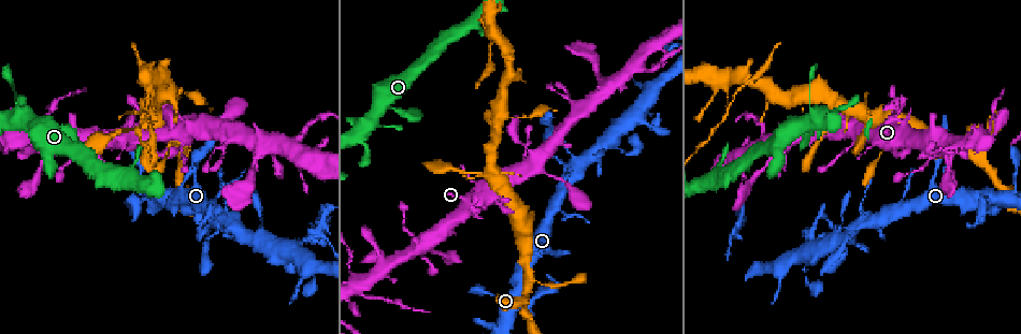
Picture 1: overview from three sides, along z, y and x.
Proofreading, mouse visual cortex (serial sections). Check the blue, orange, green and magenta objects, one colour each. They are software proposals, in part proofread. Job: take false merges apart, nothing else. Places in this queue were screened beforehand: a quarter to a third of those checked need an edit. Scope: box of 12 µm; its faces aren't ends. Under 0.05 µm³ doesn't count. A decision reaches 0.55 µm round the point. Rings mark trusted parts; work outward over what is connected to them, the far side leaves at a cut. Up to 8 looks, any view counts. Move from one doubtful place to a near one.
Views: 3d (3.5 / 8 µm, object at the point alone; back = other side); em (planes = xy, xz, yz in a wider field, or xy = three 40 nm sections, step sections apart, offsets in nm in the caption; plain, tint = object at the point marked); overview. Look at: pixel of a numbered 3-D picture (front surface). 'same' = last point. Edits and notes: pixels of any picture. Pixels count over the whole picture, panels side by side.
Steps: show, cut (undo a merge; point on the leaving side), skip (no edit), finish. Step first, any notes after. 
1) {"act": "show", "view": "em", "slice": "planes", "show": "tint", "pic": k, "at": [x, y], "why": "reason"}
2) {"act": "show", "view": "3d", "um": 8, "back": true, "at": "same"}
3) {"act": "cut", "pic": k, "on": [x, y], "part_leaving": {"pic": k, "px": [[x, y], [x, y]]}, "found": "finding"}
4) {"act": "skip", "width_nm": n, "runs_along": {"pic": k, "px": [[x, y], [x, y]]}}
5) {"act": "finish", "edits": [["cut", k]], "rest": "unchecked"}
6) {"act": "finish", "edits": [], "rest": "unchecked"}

{"act": "show", "view": "3d", "um": 8, "pic": 1, "at": [893, 112], "why": "narrows sharply"}

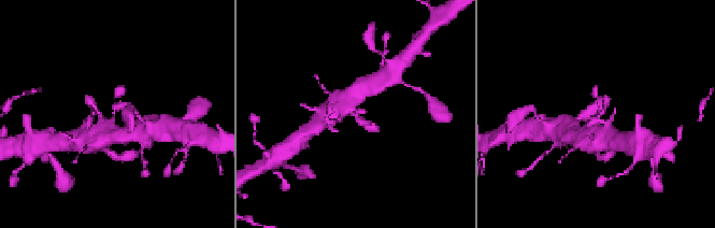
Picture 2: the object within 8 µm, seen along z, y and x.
{"act": "show", "view": "em", "slice": "xy", "step": 3, "show": "tint", "pic": 2, "at": [355, 114], "why": "shape alone is not enough"}

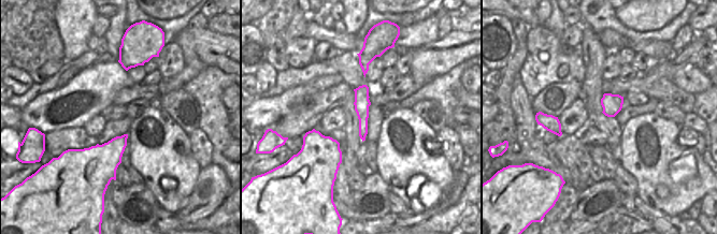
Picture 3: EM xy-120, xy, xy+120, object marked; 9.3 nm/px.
{"act": "skip", "runs_along": {"pic": 2, "px": [[101, 138], [123, 87]]}, "found": "continuous, no second cell"}

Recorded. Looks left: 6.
{"act": "show", "view": "3d", "um": 3.5, "pic": 1, "at": [982, 155], "why": "four or more arms meet"}

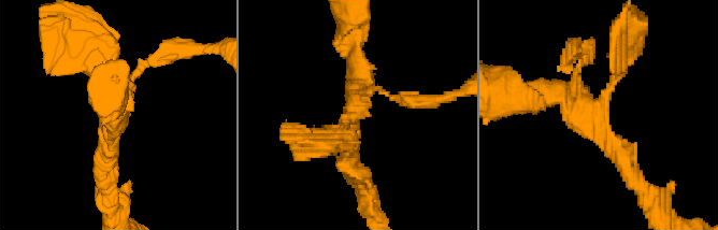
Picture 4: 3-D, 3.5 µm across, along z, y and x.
{"act": "show", "view": "em", "slice": "xy", "step": 5, "show": "tint", "pic": 4, "at": [595, 108], "arms": 4, "arm_widths_nm": [100, 200, 250, 300], "why": "need the tissue"}

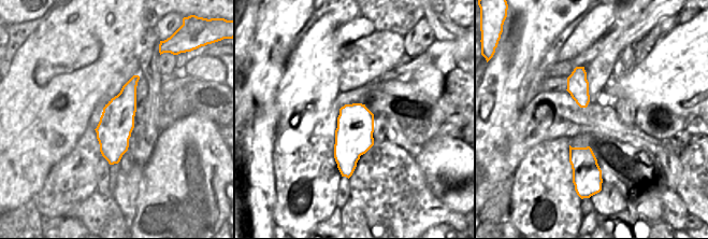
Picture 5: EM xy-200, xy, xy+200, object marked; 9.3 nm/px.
{"act": "skip", "runs_along": {"pic": 4, "px": [[627, 49], [597, 110], [536, 99]]}, "found": "all the same cell"}

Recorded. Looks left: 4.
{"act": "show", "view": "3d", "um": 8, "pic": 1, "at": [749, 187], "why": "thick turns thin"}

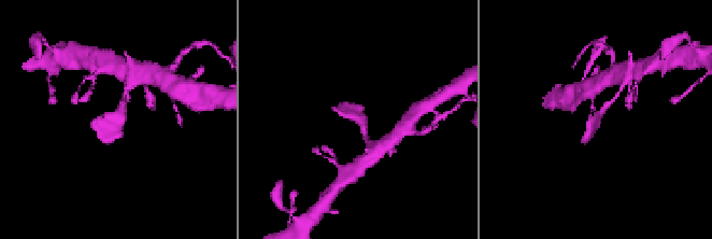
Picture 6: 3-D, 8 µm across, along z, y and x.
{"act": "show", "view": "em", "slice": "planes", "show": "tint", "pic": 6, "at": [355, 116], "why": "now the EM"}

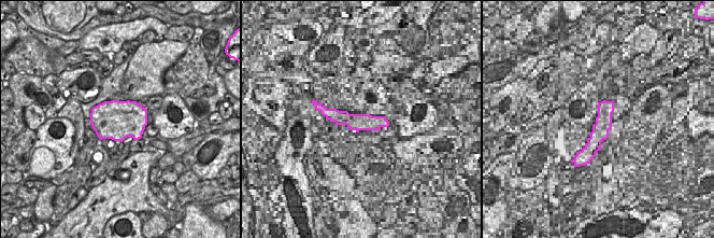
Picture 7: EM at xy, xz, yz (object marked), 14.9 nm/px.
{"act": "skip", "runs_along": {"pic": 6, "px": [[614, 99], [599, 114], [583, 142]]}, "found": "continuous, no second cell"}

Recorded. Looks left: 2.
{"act": "finish", "edits": [], "rest": "unchecked"}

